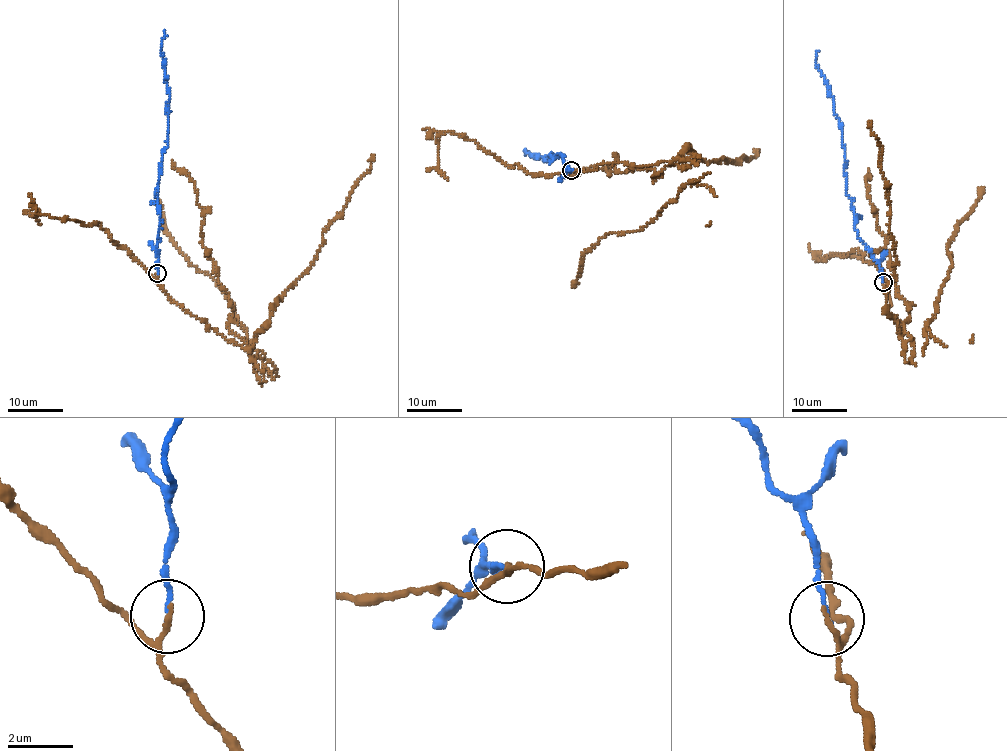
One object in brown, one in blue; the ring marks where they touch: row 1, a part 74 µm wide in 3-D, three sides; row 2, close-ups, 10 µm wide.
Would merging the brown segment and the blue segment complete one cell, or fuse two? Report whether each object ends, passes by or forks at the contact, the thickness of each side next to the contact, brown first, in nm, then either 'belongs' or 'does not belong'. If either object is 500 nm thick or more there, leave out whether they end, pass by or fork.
brown passes by; blue ends there; 110 nm thick on the brown side, 110 nm on the other; does not belong

